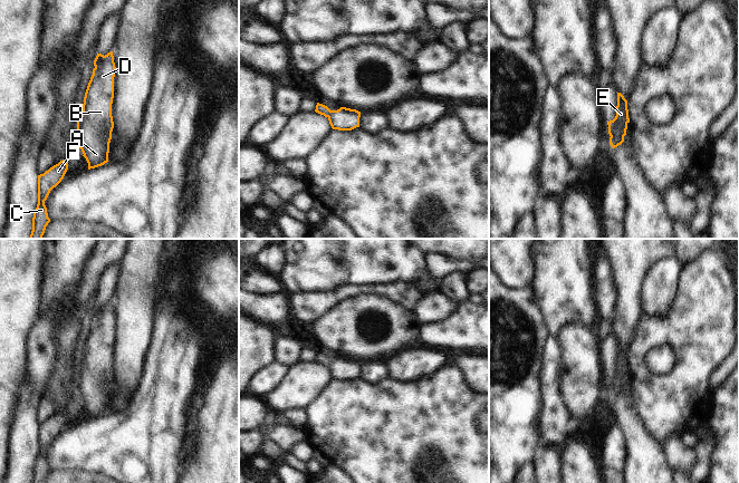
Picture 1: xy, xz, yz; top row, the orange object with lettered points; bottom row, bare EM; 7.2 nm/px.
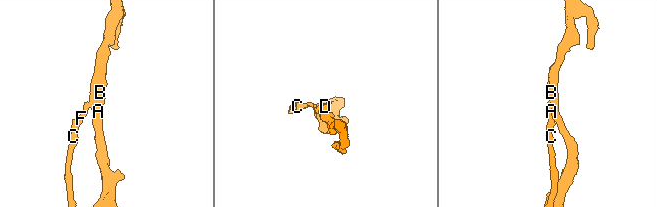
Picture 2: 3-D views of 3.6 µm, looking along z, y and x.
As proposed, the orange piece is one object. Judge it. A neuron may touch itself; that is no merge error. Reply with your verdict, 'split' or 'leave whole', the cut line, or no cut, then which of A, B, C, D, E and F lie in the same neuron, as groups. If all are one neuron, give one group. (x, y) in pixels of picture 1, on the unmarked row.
split | xy (76, 386), (80, 397) | A B D E / C F

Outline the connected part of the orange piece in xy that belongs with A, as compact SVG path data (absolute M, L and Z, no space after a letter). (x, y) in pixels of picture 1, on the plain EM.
M113 301L105 306L97 303L94 316L84 347L83 364L77 370L77 387L88 419L108 412L114 378L112 354L116 317Z

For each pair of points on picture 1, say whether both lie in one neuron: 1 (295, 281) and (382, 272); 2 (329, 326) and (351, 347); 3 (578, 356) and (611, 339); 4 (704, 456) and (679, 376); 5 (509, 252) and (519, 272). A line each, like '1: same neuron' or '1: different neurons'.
1: same neuron
2: same neuron
3: different neurons
4: different neurons
5: same neuron

